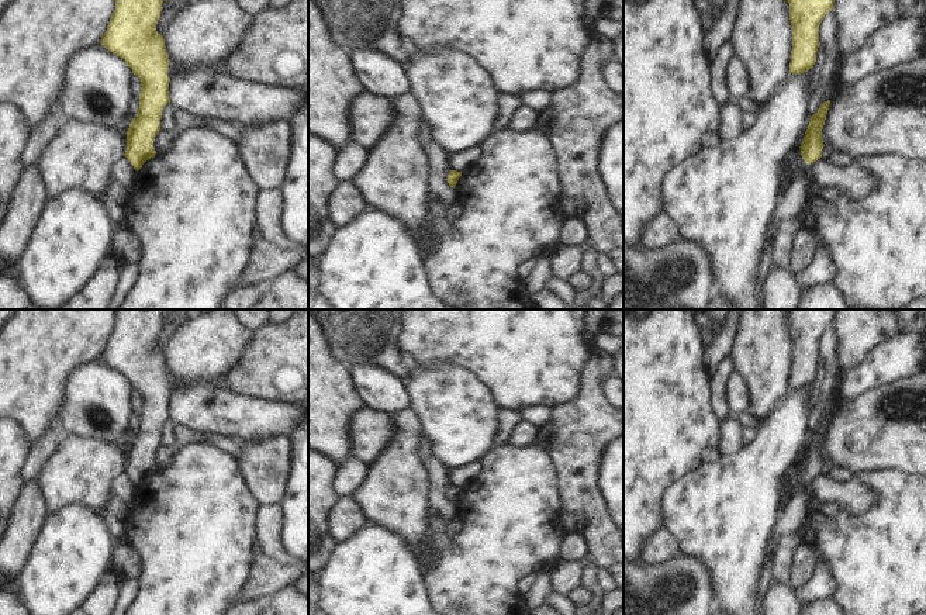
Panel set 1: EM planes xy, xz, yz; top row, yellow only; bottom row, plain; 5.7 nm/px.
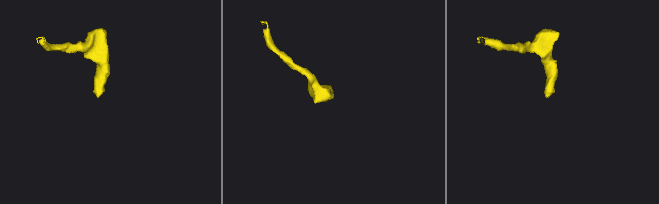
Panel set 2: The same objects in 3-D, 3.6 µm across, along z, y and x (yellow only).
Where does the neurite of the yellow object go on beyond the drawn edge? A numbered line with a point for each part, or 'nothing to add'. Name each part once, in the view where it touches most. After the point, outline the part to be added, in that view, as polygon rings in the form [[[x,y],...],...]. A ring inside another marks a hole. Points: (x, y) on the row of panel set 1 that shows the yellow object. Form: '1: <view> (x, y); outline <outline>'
nothing to add

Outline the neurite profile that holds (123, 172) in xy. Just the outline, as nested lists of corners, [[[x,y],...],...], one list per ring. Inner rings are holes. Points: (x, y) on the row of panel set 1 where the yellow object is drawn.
[[[125,156],[118,159],[118,162],[113,166],[113,182],[120,187],[128,187],[135,175],[137,170]]]

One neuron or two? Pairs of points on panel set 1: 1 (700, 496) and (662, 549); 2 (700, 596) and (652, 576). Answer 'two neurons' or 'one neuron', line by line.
1: two neurons
2: one neuron

